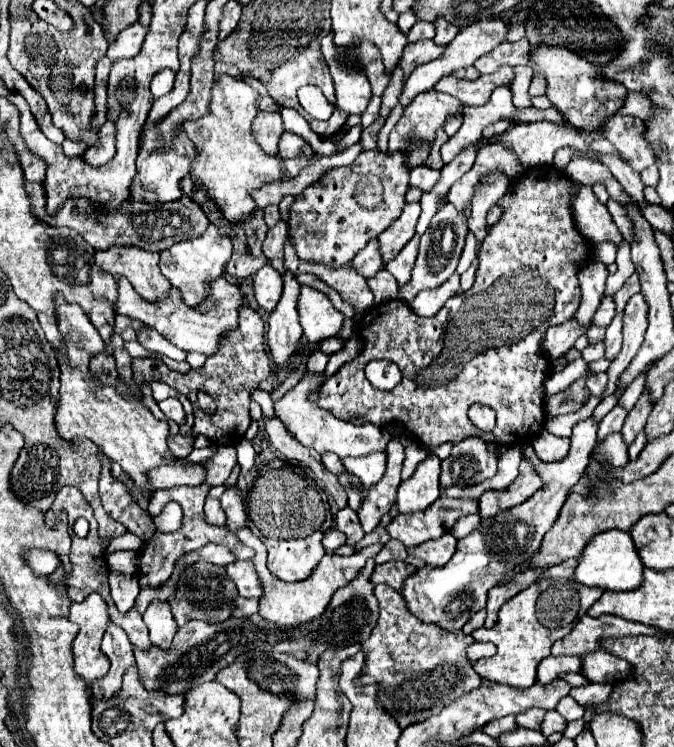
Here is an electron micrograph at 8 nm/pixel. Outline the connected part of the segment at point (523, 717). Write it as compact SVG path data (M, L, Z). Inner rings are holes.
M532 708L524 714L518 714L516 716L516 724L518 726L524 726L524 728L534 728L534 730L540 730L540 724L542 724L542 718L544 718L546 710L540 710L540 708Z

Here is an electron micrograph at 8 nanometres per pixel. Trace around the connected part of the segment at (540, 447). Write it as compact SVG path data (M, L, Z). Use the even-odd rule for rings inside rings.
M542 430L534 440L532 440L532 448L538 454L540 460L544 462L560 462L568 456L570 450L570 440L558 438L554 434L550 434L548 430Z

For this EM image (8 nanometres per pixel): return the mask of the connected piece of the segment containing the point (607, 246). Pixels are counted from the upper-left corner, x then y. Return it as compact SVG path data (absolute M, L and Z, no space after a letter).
M600 242L594 248L594 256L596 260L600 260L602 264L612 264L616 258L616 246L612 242Z

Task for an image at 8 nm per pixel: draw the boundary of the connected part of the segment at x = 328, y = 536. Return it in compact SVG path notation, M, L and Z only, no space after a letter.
M336 528L328 530L328 532L324 534L324 538L322 538L322 546L324 546L324 550L326 550L326 552L336 550L336 548L338 548L338 546L342 546L344 542L346 542L344 532L340 532L340 530L336 530Z

